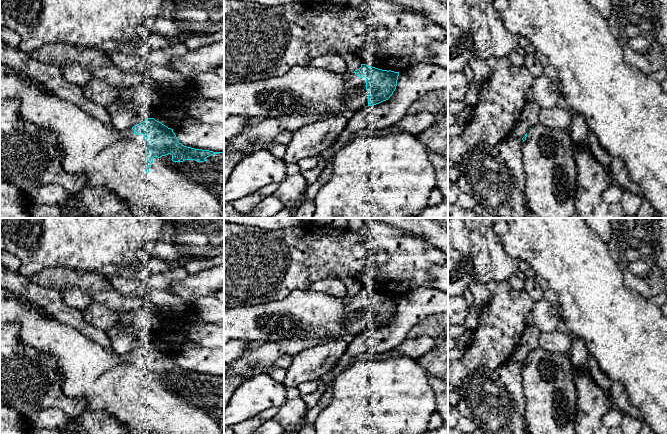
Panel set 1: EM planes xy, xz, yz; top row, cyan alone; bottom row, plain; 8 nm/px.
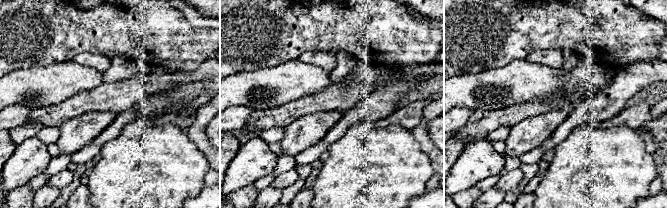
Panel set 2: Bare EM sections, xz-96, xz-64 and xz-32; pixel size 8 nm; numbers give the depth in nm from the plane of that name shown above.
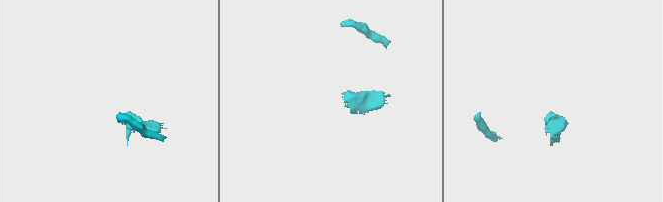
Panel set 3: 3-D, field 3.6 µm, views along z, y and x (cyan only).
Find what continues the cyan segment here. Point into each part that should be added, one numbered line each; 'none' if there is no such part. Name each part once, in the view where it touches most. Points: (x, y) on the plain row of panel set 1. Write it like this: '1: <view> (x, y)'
1: xy (107, 382)

